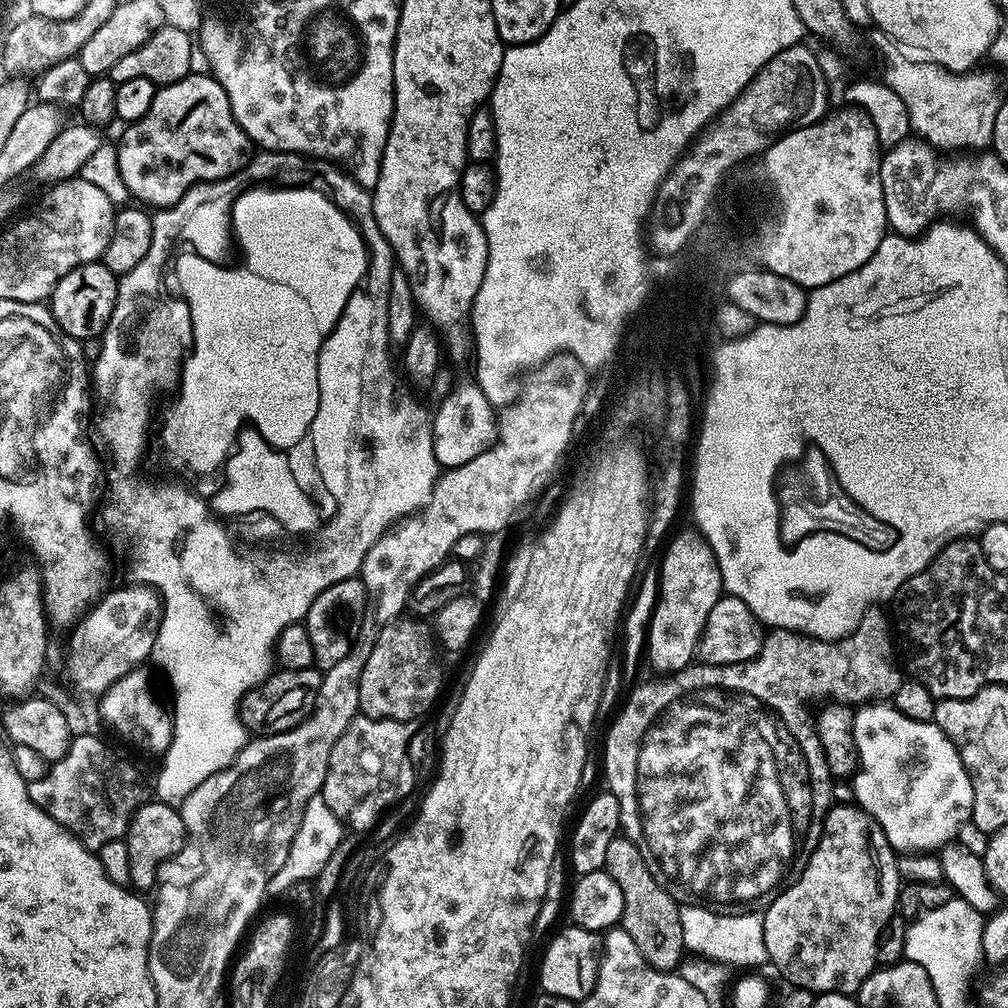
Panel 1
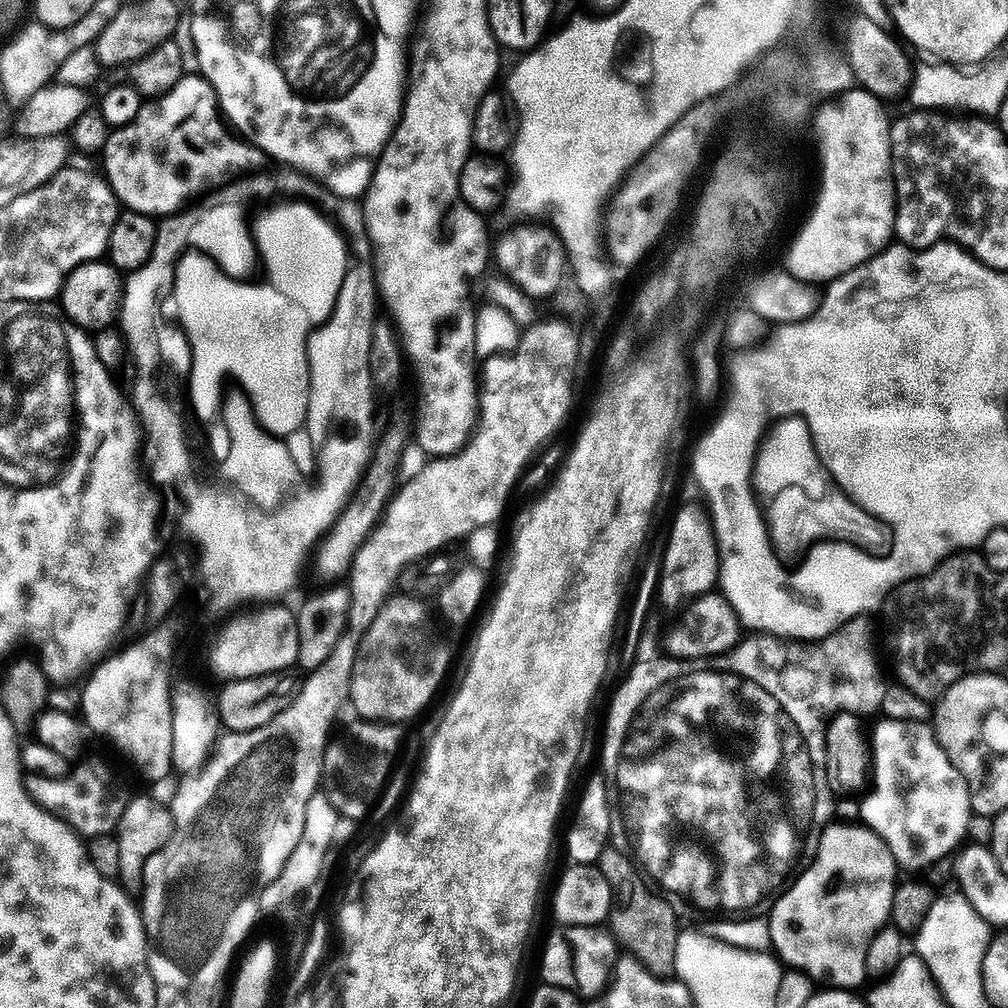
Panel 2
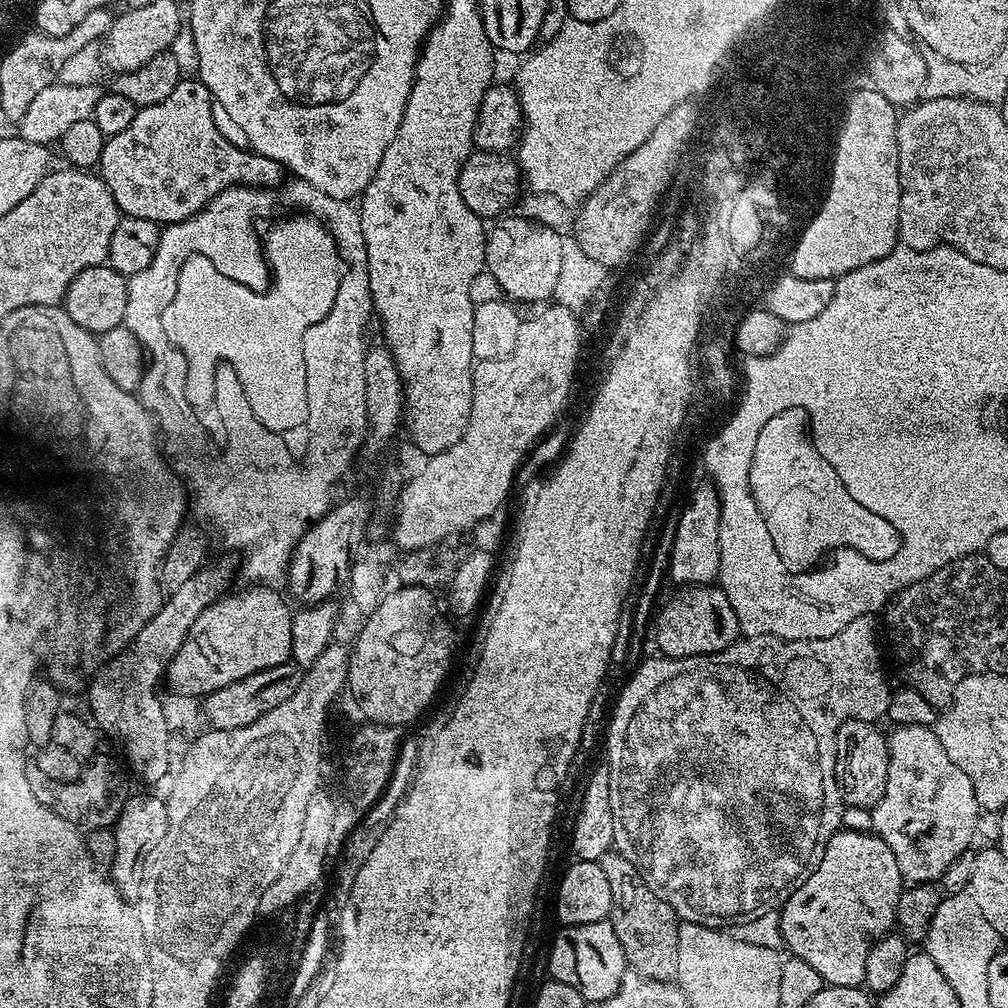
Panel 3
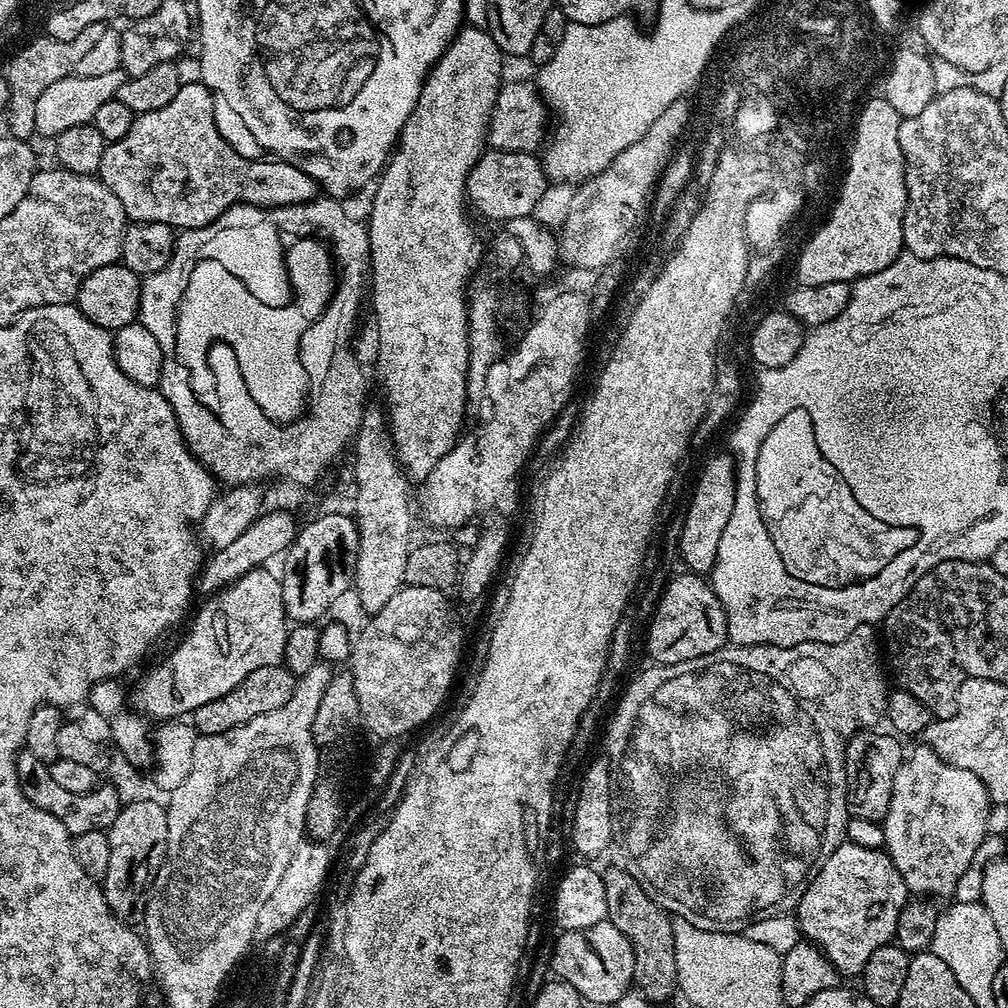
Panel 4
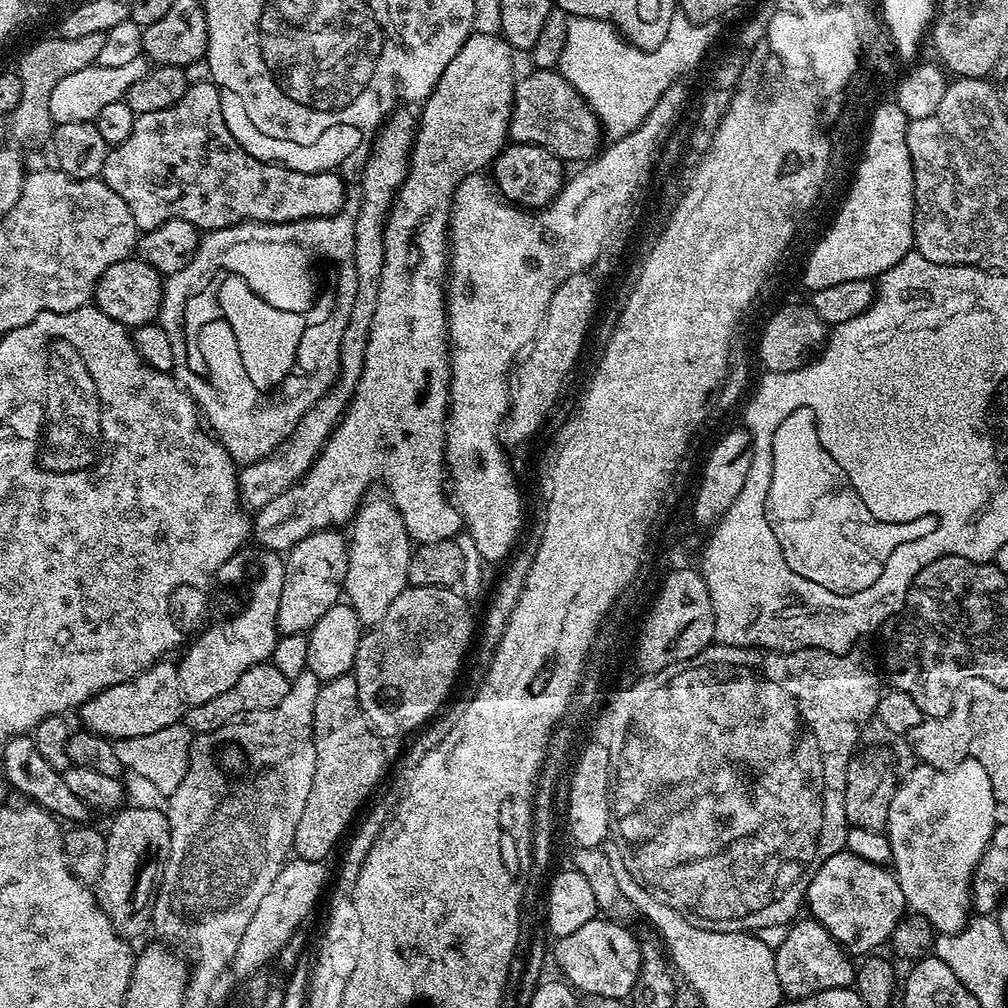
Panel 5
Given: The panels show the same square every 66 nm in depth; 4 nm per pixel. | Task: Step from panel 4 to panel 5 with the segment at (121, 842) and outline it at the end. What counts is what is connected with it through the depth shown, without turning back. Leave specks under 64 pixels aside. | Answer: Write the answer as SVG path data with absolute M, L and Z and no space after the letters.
M124 806L111 817L112 825L106 828L106 862L102 874L94 885L96 904L108 916L119 936L133 938L149 931L152 922L152 902L156 898L156 889L160 883L160 874L164 870L164 861L170 850L170 826L167 815L158 810L138 809Z

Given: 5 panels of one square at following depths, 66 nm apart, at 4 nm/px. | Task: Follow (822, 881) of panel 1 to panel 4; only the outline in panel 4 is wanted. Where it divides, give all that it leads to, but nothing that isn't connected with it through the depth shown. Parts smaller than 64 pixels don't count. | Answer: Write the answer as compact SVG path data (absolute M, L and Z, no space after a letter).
M845 842L837 846L812 877L806 894L796 904L794 915L805 941L814 942L841 973L856 974L866 966L874 950L895 937L898 914L908 899L906 882L887 851Z

